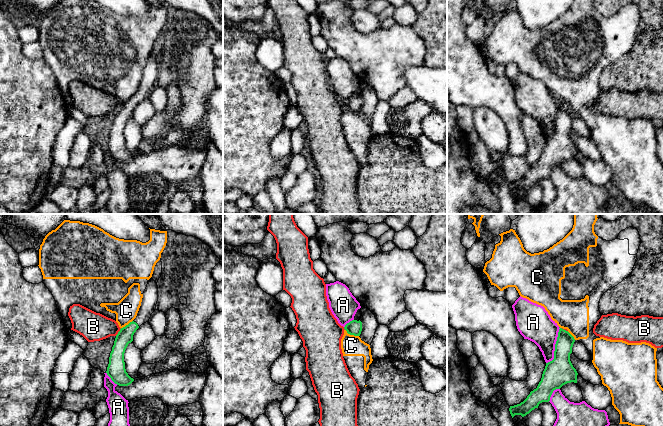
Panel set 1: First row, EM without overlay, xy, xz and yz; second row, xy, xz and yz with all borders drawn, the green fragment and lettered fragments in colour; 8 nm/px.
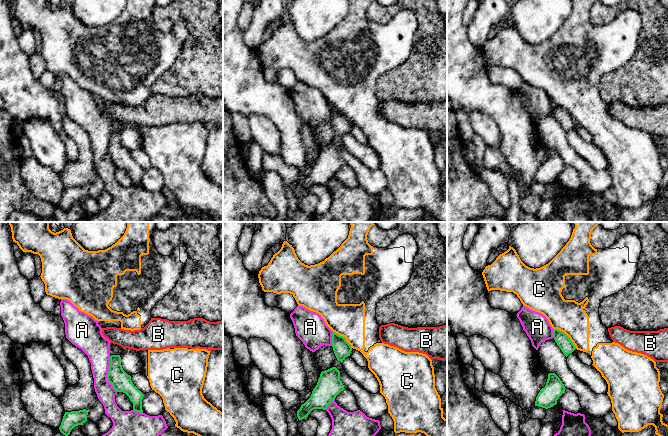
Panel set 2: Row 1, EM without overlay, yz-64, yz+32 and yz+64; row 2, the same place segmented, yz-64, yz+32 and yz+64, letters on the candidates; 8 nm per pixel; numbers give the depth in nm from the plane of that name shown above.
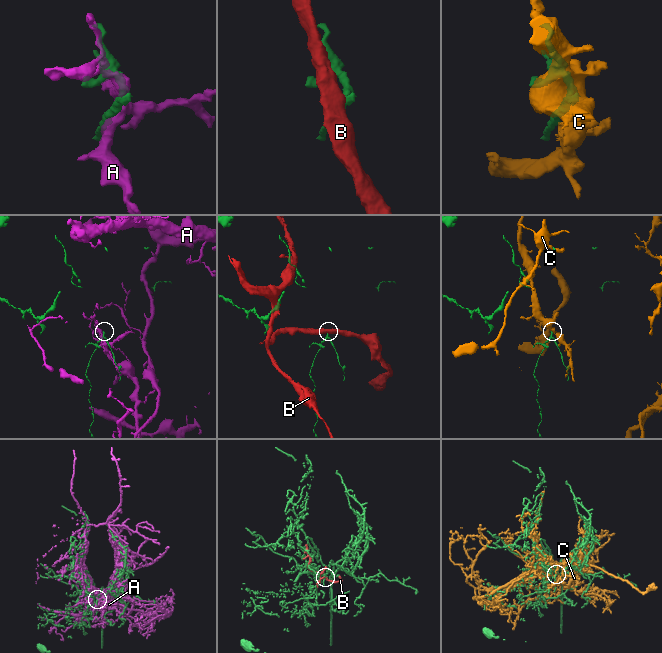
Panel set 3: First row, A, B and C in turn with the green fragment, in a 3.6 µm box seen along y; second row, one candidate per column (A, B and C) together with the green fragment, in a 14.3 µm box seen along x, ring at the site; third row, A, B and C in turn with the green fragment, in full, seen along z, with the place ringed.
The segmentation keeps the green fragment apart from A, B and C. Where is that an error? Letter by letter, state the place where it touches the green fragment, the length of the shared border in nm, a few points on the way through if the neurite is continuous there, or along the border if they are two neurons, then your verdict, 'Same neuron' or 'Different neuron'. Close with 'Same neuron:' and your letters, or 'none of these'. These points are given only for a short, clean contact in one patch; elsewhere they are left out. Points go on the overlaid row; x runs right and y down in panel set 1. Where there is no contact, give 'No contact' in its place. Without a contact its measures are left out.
A: Touches green at yz (555, 346). Shared border 320 nm. Different neuron
B: Touches green at xy (118, 332). Shared border 80 nm. Boundary: xy (121, 328), (115, 335). Different neuron
C: Touches green at xz (351, 334). Shared border 130 nm. Different neuron
Same neuron: none of these

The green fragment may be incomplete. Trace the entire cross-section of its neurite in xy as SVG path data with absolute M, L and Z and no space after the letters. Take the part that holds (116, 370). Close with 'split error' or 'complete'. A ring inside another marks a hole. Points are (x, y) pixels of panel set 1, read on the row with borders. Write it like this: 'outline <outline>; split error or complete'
outline M149 279L147 287L143 293L141 306L136 318L125 327L121 328L116 335L114 345L109 357L107 375L119 386L128 386L134 379L131 378L125 369L124 353L129 343L133 341L136 330L144 323L148 322L151 314L156 310L158 301L158 286L152 279Z; split error

